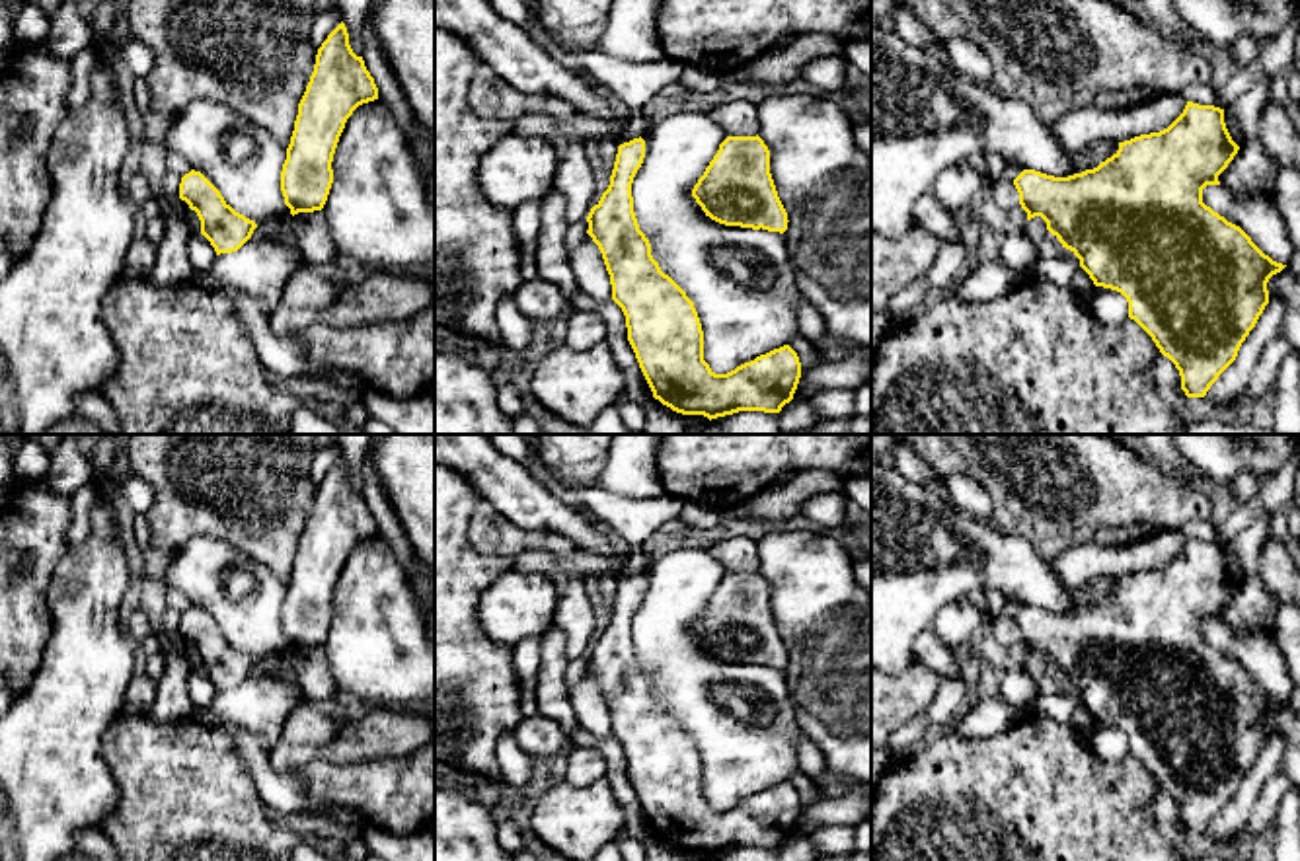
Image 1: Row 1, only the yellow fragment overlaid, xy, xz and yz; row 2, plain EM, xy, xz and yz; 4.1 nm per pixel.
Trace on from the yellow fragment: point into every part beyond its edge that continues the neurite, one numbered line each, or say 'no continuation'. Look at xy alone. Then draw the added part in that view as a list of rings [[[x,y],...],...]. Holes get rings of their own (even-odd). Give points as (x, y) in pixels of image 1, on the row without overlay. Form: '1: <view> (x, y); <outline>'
1: xy (172, 702); [[[185,637],[177,645],[164,641],[162,655],[166,660],[164,674],[156,684],[156,701],[150,709],[154,721],[173,721],[191,717],[195,705],[187,692],[187,678],[193,670],[193,662],[183,651],[183,645],[189,643]]]

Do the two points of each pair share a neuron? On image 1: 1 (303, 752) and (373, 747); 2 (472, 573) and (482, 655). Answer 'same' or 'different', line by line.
1: same
2: same

